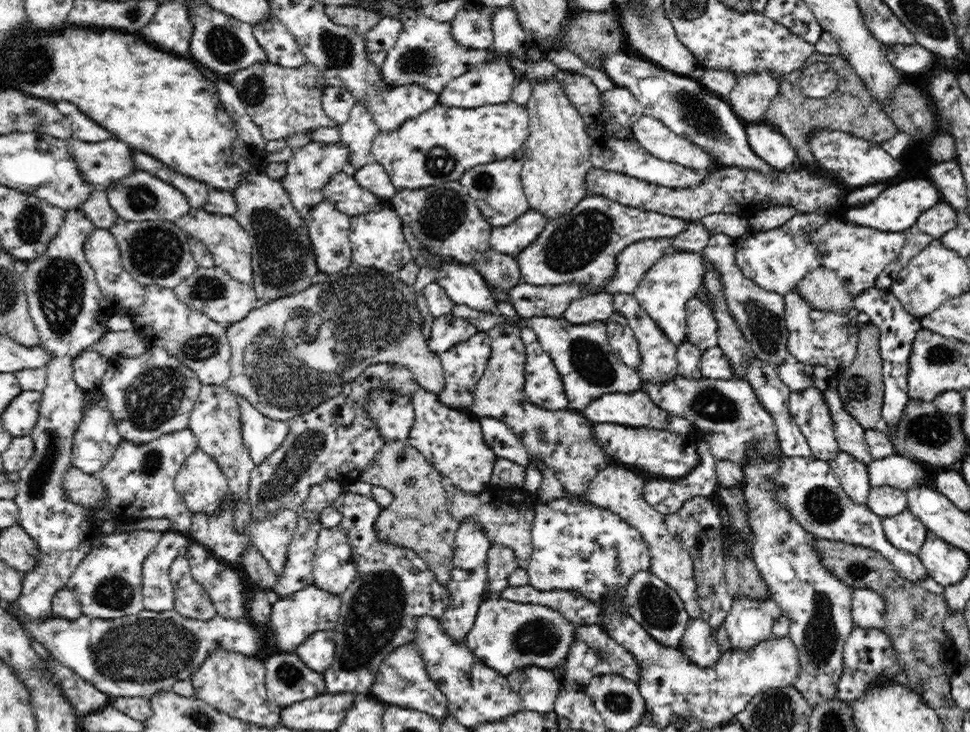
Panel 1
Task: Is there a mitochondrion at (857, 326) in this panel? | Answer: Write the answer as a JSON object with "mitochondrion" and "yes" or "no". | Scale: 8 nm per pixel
{"mitochondrion":"no"}

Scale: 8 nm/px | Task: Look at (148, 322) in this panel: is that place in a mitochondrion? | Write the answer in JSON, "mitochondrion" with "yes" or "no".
{"mitochondrion":"no"}

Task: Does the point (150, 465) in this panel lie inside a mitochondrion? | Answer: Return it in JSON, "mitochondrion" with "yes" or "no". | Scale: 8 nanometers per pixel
{"mitochondrion":"yes"}

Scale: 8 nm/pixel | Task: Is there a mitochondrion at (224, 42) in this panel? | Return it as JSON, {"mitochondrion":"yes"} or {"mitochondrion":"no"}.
{"mitochondrion":"yes"}

